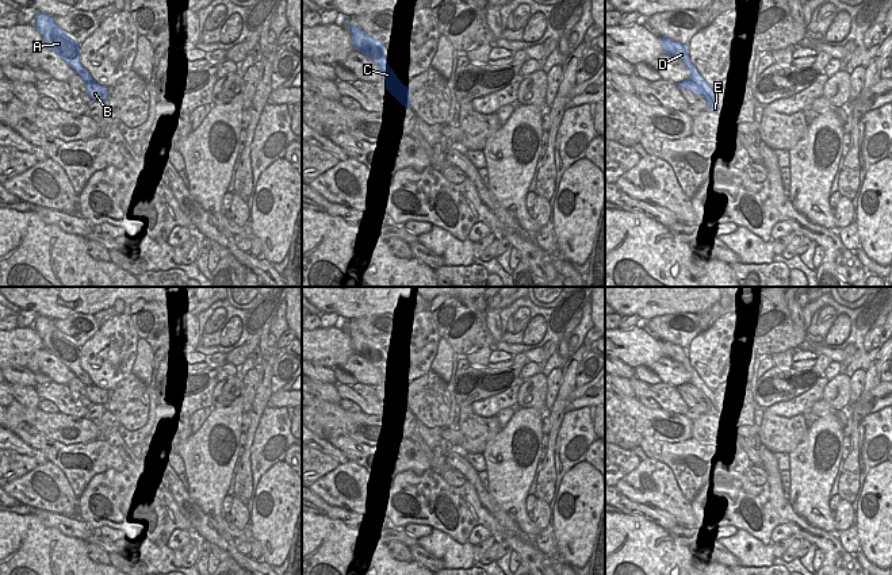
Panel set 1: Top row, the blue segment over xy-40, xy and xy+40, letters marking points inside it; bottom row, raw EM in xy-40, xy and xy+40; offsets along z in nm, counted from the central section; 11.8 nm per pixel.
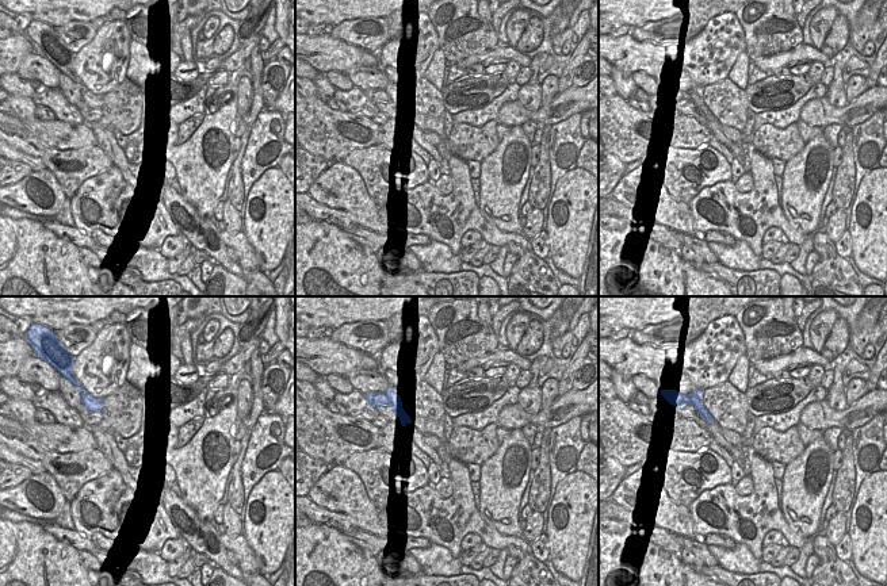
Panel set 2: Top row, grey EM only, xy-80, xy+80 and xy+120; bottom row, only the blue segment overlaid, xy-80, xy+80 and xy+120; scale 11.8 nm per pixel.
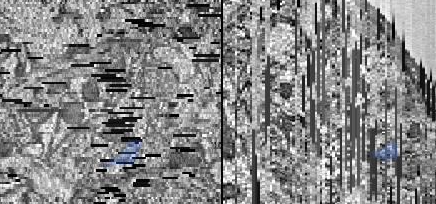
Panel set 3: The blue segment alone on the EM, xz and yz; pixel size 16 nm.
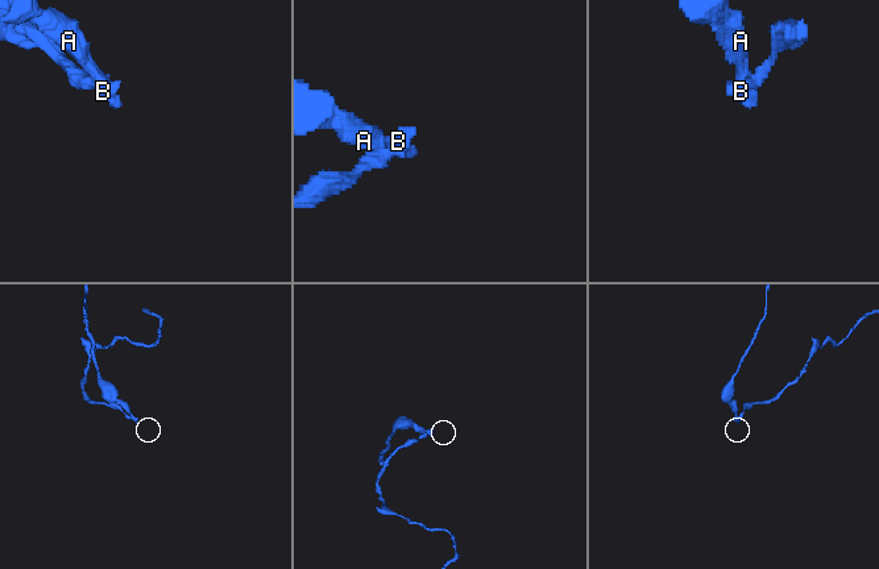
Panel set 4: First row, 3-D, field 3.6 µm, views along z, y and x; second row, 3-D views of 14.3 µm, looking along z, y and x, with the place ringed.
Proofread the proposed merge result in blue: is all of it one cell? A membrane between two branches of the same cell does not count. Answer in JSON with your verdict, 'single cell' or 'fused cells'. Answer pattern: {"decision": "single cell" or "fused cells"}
{"decision": "fused cells"}

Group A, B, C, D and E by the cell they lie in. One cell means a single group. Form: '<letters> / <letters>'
A C D E / B

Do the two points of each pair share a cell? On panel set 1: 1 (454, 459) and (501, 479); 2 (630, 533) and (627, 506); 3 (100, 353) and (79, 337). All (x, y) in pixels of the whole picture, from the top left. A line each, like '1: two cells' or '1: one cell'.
1: two cells
2: two cells
3: two cells

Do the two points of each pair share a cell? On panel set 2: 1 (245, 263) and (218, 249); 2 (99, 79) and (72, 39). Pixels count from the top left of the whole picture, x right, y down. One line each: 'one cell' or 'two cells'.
1: two cells
2: two cells

